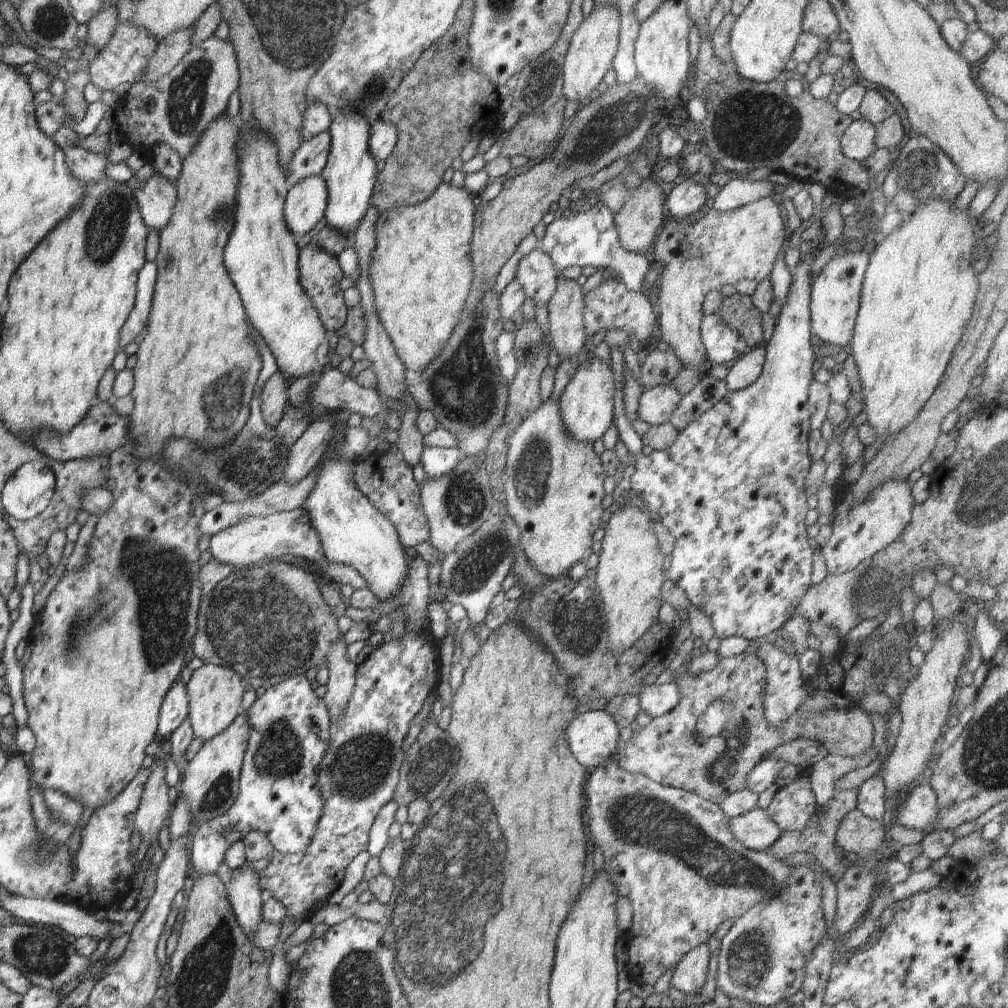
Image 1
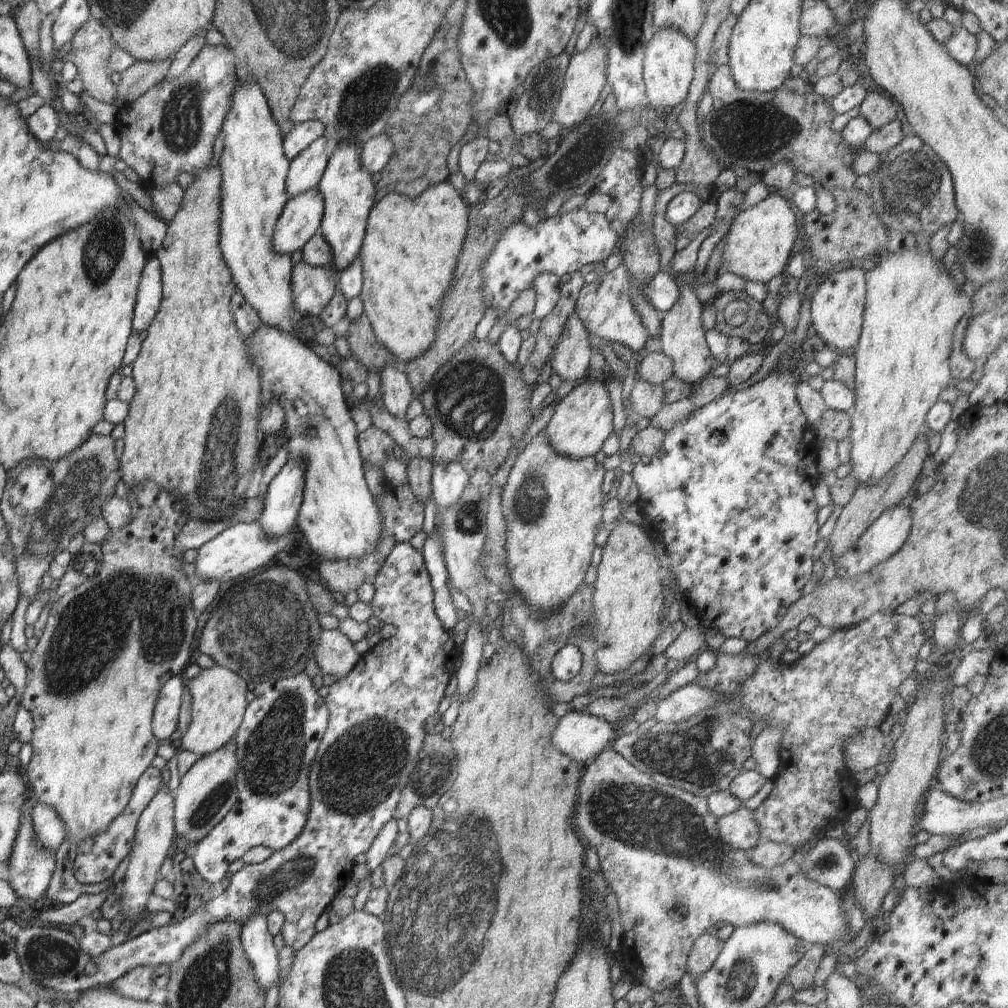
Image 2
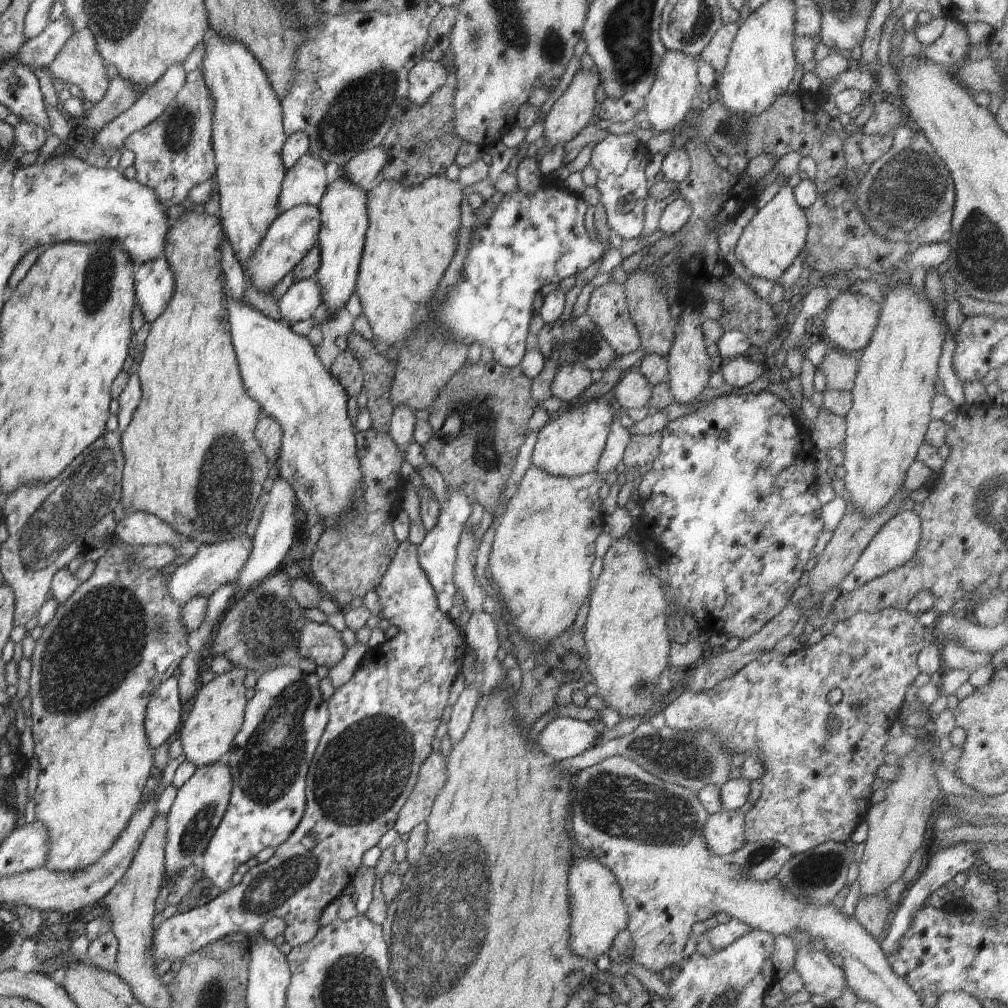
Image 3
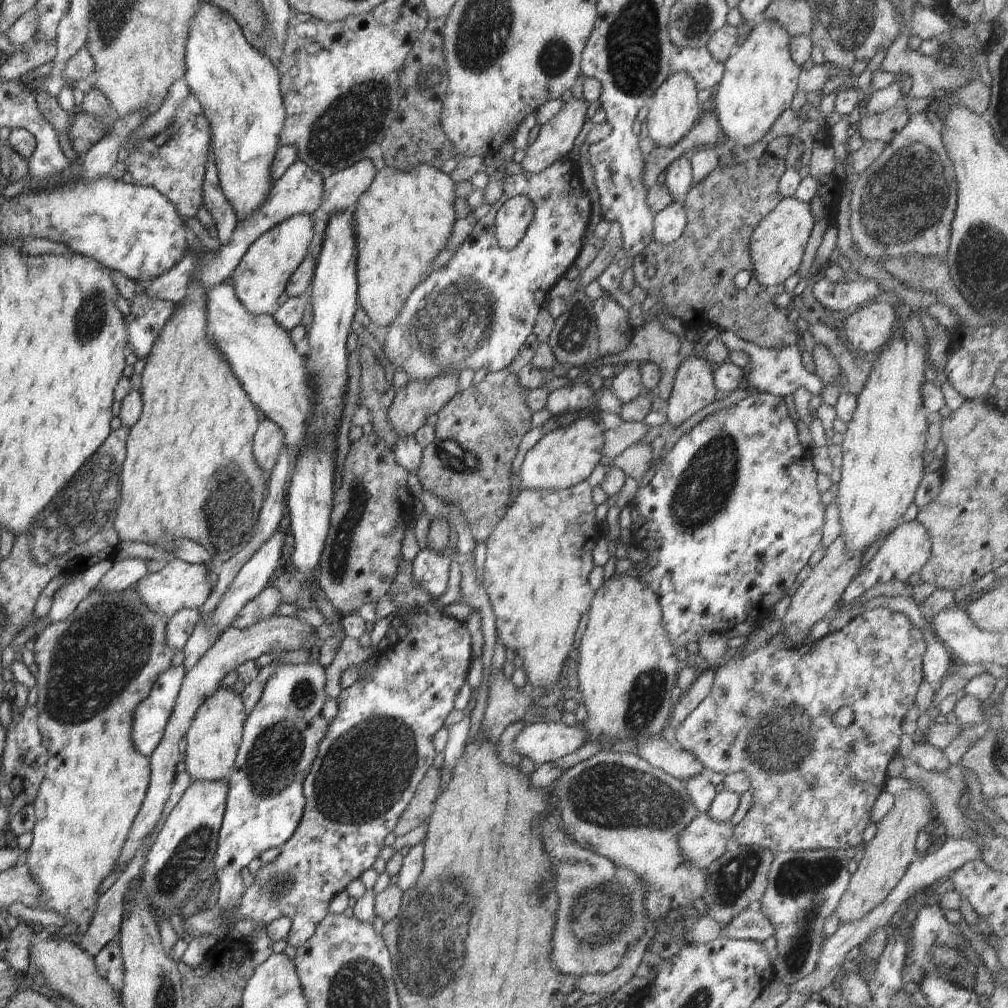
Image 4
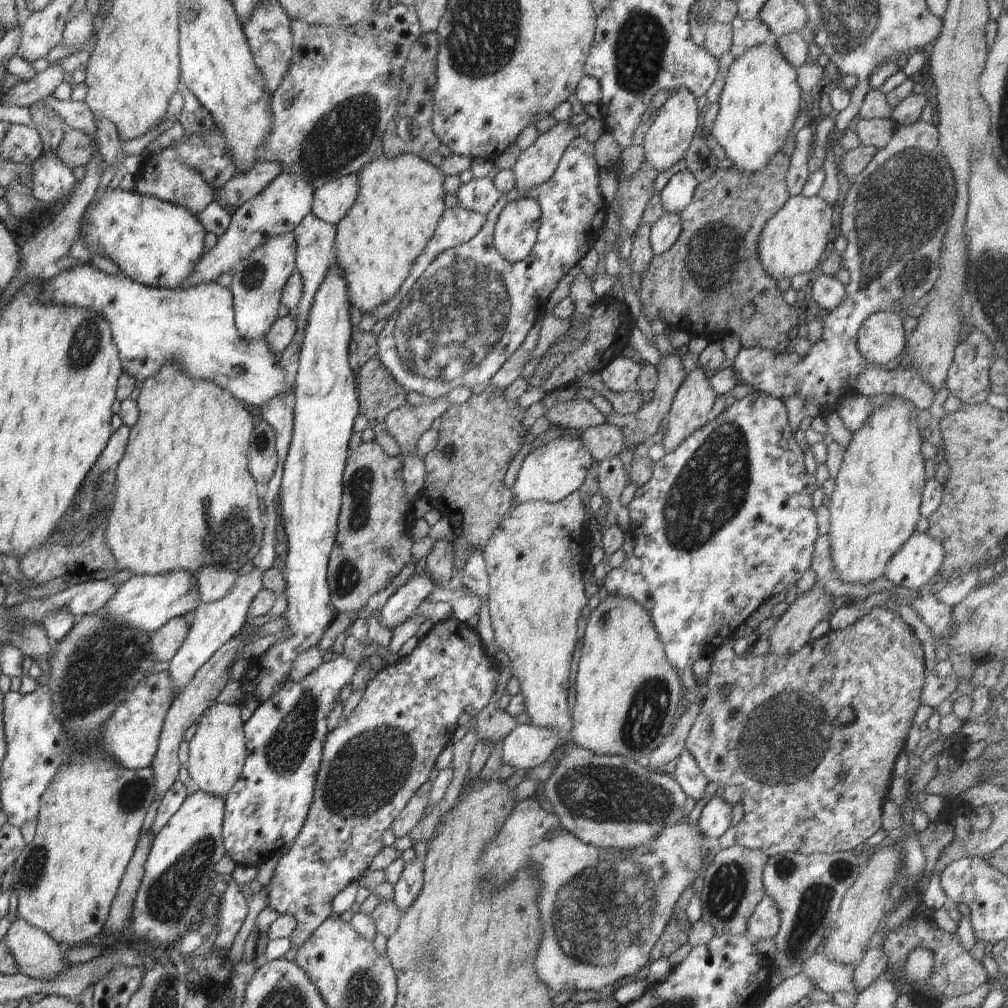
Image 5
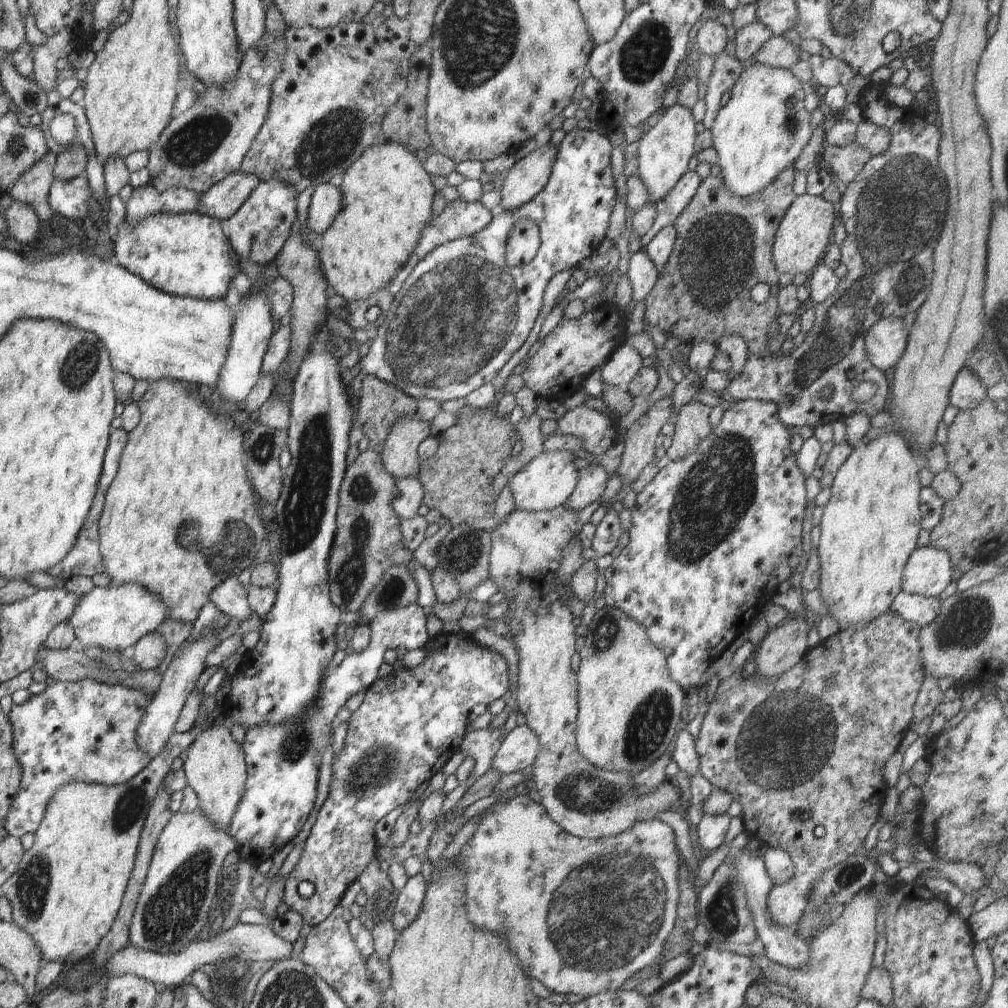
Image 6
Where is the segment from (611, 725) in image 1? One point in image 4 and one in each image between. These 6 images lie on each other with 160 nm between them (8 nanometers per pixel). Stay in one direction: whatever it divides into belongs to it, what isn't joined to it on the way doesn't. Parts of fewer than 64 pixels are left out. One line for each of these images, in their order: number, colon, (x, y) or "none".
2: (582, 736)
3: (562, 738)
4: (543, 742)

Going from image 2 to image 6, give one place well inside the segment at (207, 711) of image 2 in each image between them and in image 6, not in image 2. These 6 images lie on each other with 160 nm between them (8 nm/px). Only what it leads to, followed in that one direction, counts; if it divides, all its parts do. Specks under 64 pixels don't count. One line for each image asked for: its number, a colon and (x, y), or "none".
3: (217, 712)
4: (214, 736)
5: (217, 755)
6: (215, 768)

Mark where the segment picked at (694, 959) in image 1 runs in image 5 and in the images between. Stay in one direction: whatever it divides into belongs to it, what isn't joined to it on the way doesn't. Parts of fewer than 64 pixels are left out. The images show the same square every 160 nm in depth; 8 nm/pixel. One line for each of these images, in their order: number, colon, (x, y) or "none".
2: (705, 949)
3: (722, 935)
4: (752, 923)
5: (764, 922)

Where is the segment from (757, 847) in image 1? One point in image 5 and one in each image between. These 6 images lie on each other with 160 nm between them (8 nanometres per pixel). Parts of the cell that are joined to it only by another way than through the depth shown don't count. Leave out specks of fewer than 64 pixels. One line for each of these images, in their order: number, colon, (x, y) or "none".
2: (739, 830)
3: (723, 833)
4: (703, 840)
5: (607, 921)

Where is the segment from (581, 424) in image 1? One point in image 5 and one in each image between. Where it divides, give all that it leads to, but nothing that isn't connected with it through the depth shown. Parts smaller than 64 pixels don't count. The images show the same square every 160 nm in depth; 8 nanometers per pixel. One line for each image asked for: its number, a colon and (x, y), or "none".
2: (582, 420)
3: (570, 446)
4: (566, 456)
5: (549, 473)

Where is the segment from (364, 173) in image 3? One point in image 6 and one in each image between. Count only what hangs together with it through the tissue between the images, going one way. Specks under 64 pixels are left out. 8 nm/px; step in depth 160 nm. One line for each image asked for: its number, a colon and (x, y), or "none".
4: (342, 190)
5: (331, 202)
6: (326, 201)

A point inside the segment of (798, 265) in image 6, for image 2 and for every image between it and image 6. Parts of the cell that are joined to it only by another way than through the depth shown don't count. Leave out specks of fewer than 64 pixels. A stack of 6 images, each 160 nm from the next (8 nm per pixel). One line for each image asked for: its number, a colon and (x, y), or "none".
2: (758, 245)
3: (776, 236)
4: (777, 244)
5: (792, 242)

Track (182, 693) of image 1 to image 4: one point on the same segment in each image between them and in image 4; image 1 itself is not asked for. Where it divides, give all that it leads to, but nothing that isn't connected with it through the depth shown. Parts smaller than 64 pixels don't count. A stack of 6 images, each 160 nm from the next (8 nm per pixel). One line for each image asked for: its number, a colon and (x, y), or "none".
2: (166, 713)
3: (164, 713)
4: (150, 717)

